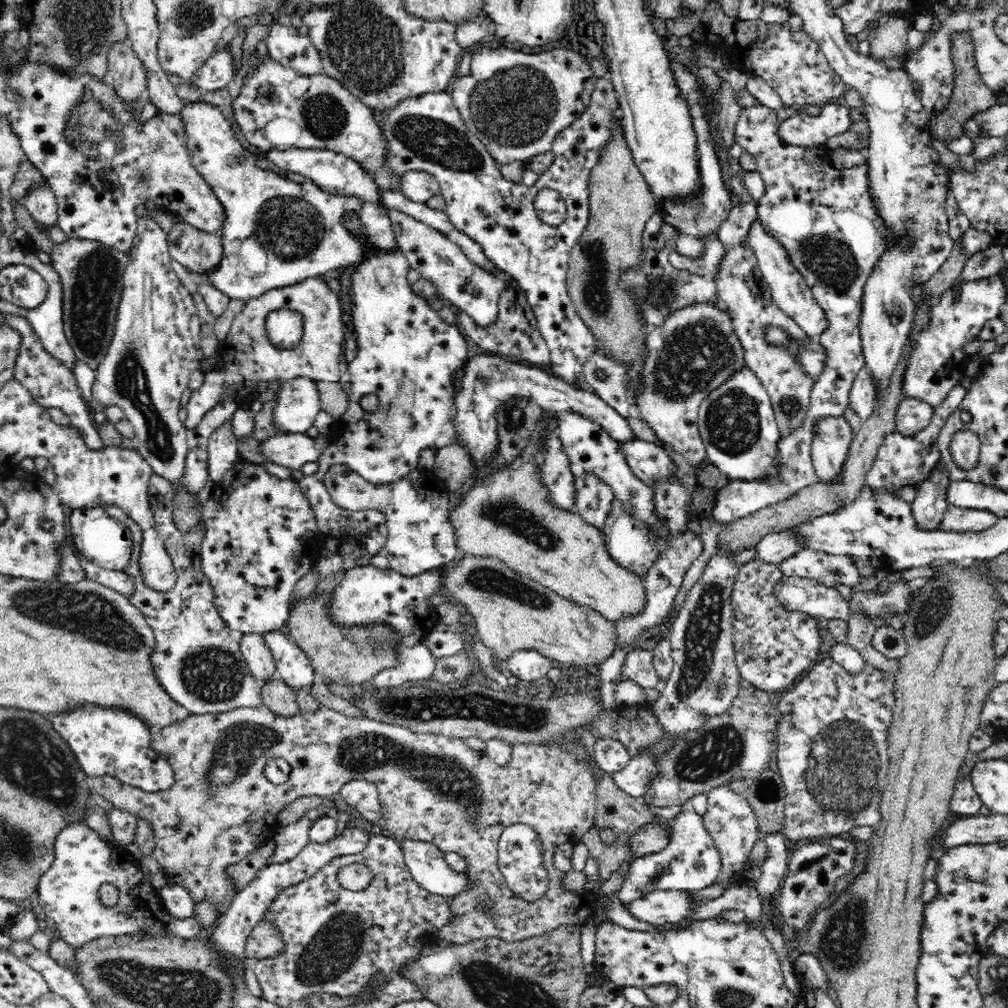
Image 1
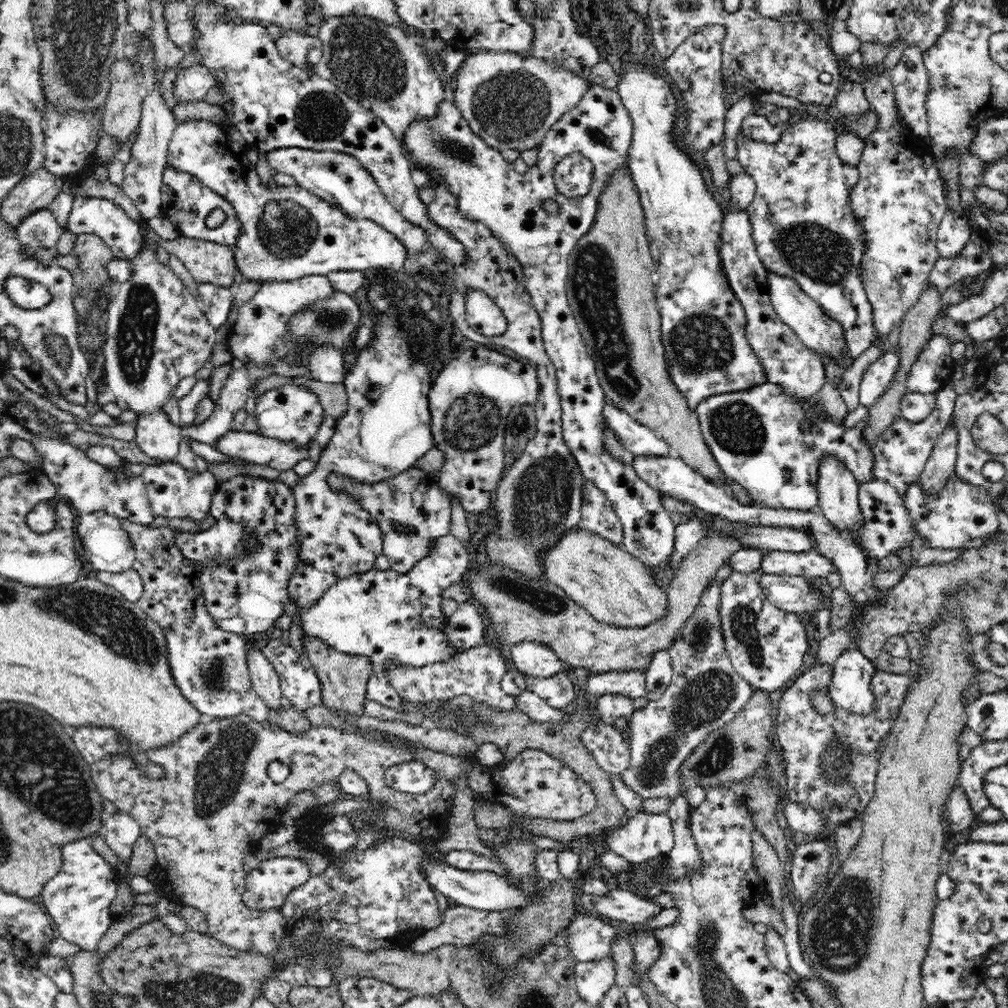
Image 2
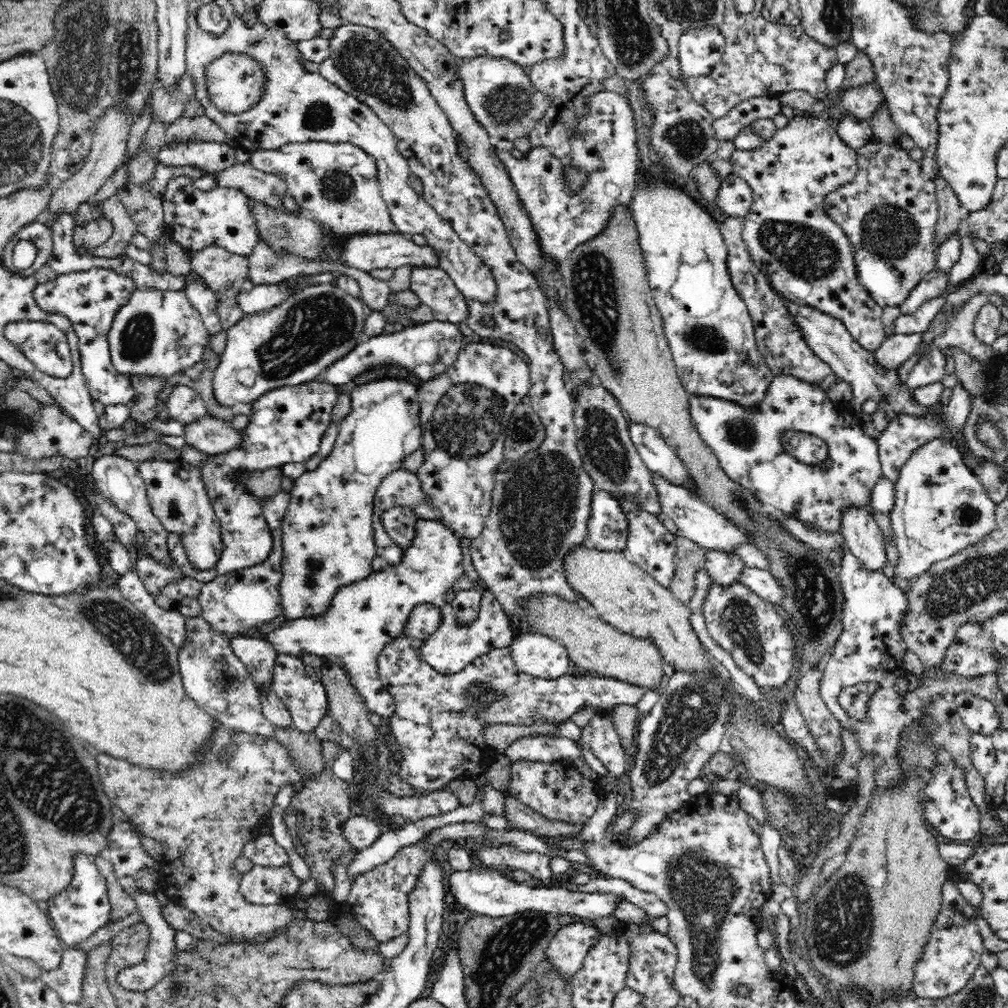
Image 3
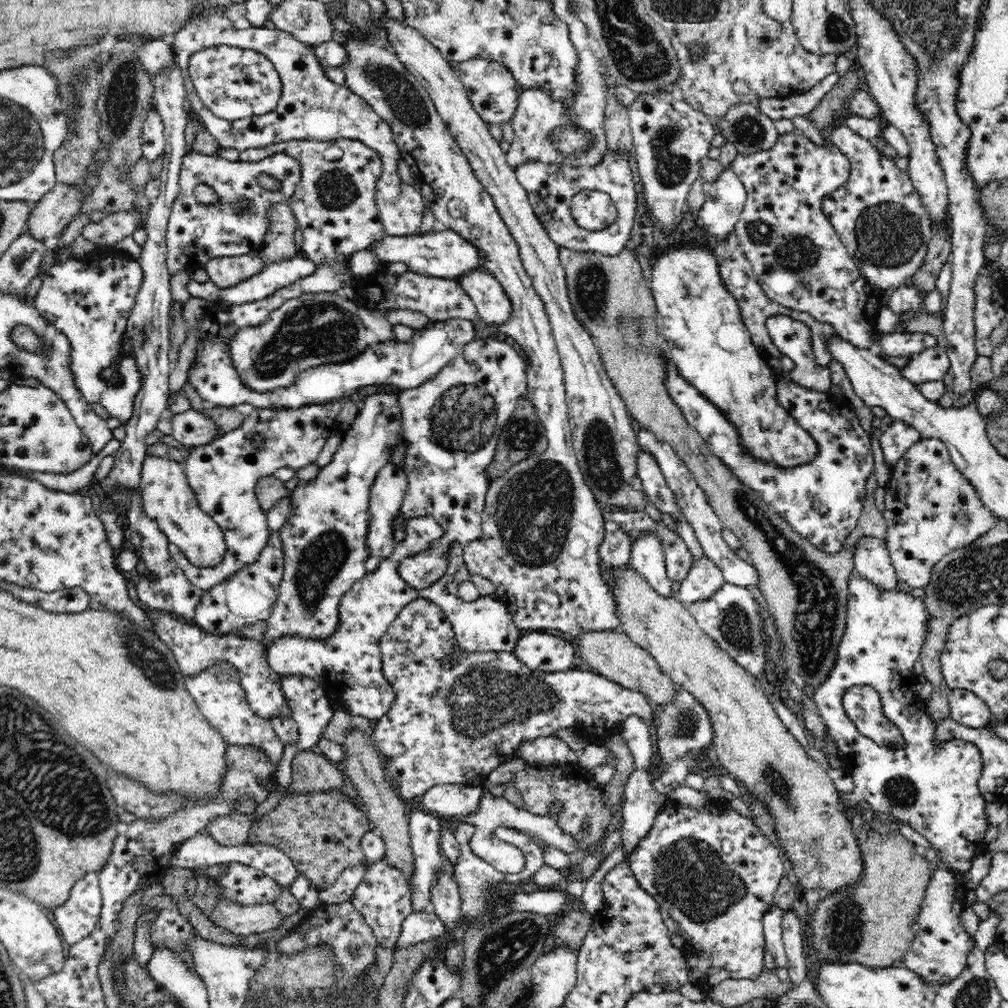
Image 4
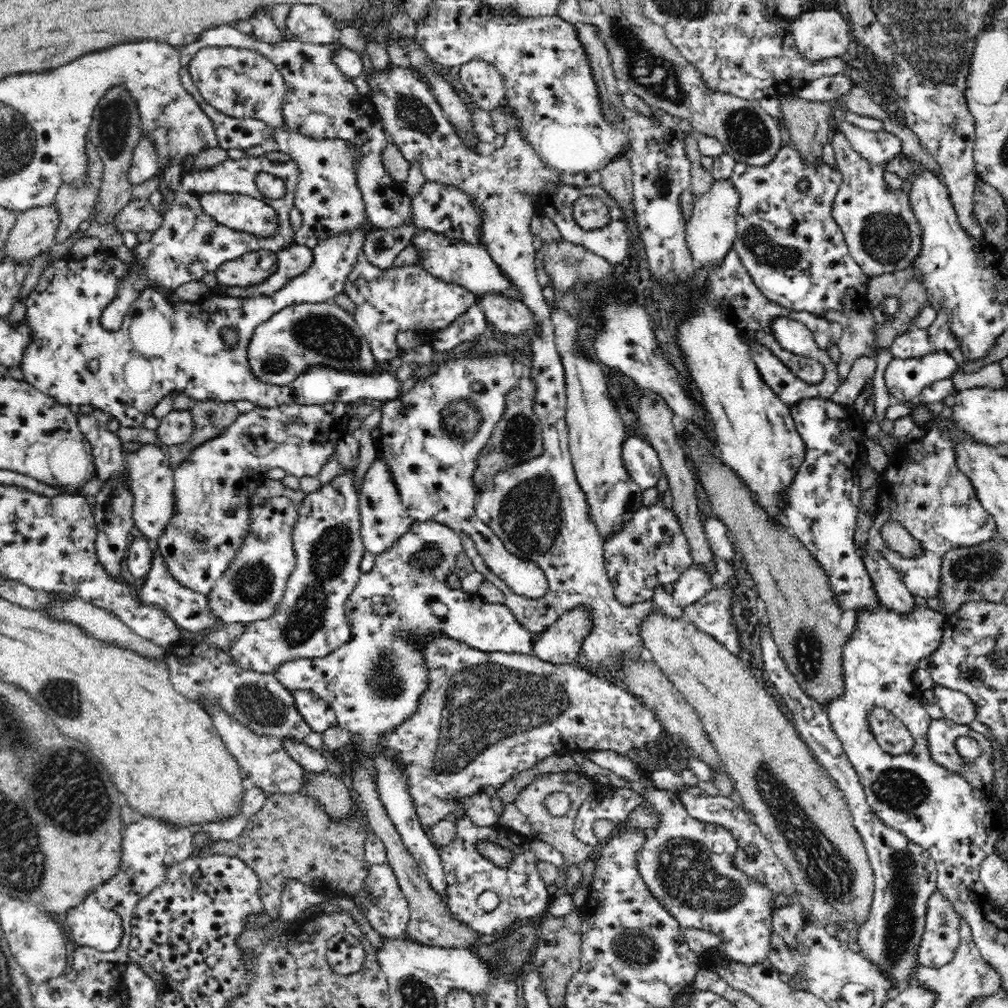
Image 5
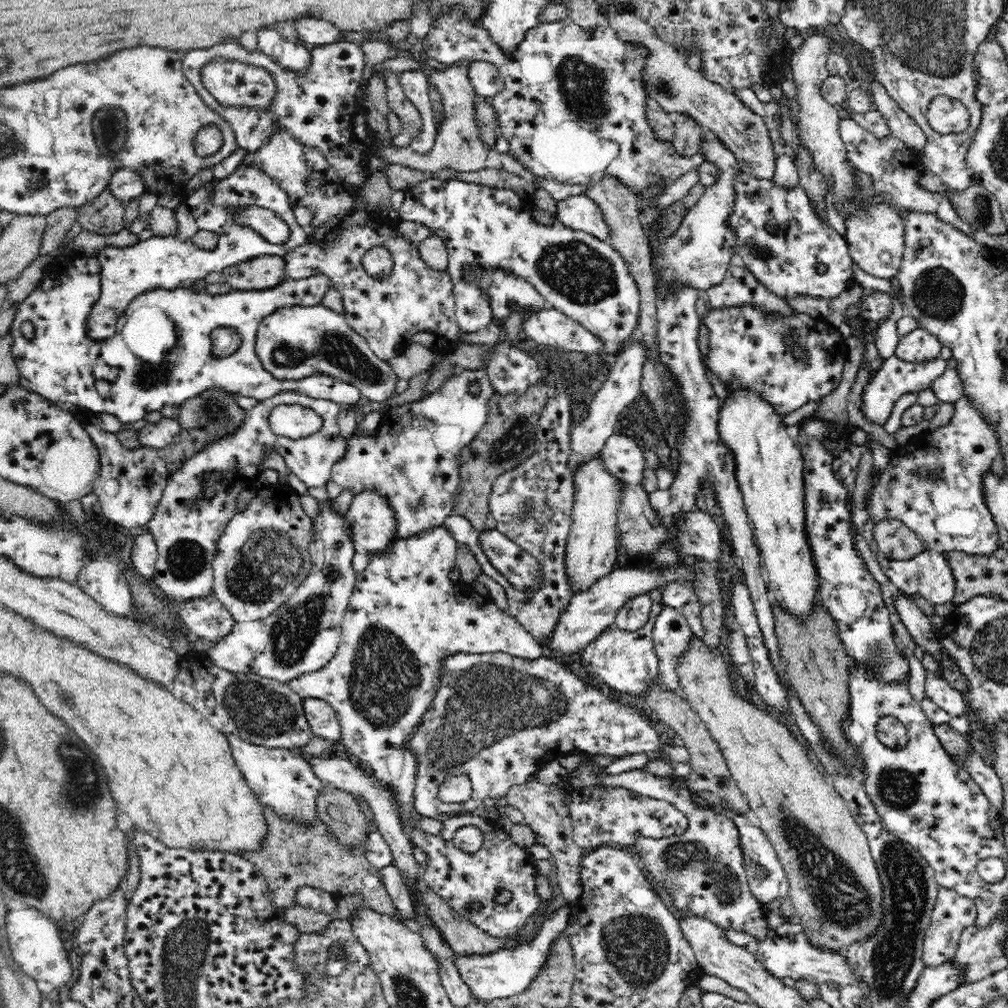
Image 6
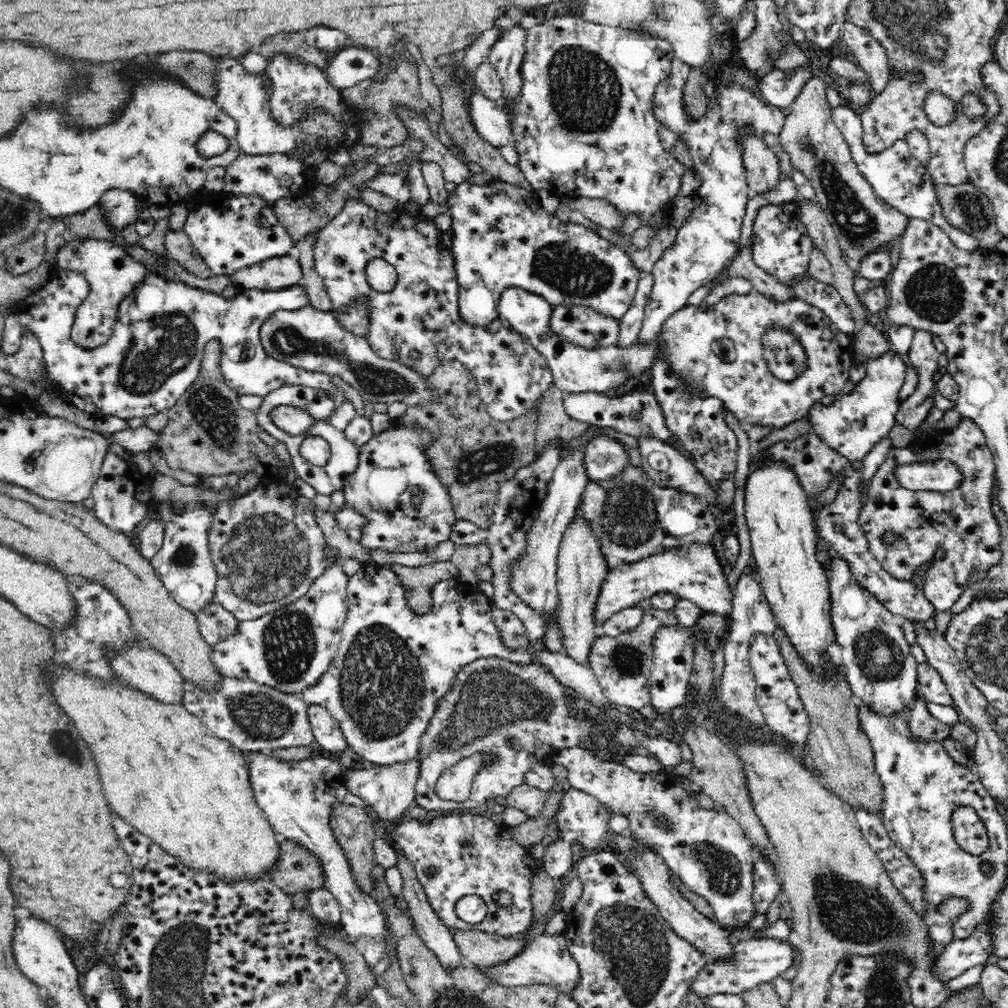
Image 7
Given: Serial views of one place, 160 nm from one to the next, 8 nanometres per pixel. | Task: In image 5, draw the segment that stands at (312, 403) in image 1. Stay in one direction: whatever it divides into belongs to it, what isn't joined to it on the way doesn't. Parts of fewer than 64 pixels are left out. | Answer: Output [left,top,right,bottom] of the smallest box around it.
[154,402,349,595]

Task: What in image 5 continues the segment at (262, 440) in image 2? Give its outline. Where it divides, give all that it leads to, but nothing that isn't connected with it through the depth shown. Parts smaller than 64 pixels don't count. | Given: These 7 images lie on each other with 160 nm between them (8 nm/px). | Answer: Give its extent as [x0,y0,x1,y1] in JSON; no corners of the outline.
[156,410,194,447]

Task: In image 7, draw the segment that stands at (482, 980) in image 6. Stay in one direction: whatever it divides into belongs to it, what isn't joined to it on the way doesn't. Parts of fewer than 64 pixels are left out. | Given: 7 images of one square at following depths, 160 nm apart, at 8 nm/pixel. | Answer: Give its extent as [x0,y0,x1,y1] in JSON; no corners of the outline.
[484,933,580,996]

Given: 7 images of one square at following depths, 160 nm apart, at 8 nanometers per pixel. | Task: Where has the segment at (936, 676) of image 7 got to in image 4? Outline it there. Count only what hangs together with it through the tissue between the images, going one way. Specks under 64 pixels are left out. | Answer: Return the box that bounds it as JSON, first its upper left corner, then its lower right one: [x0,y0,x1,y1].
[949,689,992,728]

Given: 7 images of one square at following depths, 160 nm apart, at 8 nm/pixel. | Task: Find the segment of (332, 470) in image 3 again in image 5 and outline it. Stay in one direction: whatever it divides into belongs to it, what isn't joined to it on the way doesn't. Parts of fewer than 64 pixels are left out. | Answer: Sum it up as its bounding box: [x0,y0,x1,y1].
[227,470,365,673]

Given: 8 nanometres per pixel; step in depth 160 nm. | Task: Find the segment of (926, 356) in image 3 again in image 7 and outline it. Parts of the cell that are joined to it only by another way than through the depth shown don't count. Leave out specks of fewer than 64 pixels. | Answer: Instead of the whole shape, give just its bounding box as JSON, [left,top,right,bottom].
[808,351,909,462]

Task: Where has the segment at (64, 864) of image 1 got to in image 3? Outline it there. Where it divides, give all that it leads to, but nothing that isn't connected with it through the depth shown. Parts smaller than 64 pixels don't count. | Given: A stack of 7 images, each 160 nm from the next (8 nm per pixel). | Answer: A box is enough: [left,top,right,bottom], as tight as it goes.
[47,853,111,947]

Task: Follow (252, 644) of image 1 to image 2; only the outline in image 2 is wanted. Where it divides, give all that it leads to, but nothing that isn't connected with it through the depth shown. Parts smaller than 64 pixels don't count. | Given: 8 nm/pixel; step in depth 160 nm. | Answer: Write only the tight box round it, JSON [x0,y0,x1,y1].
[246,647,286,710]

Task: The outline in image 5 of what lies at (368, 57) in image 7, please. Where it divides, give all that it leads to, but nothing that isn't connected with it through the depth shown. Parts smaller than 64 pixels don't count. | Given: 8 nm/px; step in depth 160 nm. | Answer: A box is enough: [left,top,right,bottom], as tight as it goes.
[179,26,411,228]

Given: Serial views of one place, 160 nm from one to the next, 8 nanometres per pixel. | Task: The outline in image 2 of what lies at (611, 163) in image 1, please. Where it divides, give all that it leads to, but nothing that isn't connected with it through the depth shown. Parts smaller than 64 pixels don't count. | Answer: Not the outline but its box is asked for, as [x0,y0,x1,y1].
[565,164,728,485]

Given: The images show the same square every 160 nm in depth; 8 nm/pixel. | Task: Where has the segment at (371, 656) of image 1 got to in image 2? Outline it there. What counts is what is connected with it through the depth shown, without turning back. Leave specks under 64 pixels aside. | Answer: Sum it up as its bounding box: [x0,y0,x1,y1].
[302,636,370,718]

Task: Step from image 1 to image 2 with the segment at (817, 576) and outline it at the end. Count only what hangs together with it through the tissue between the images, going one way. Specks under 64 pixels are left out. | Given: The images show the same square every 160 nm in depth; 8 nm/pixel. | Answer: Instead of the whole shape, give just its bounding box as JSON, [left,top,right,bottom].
[760,550,836,578]

